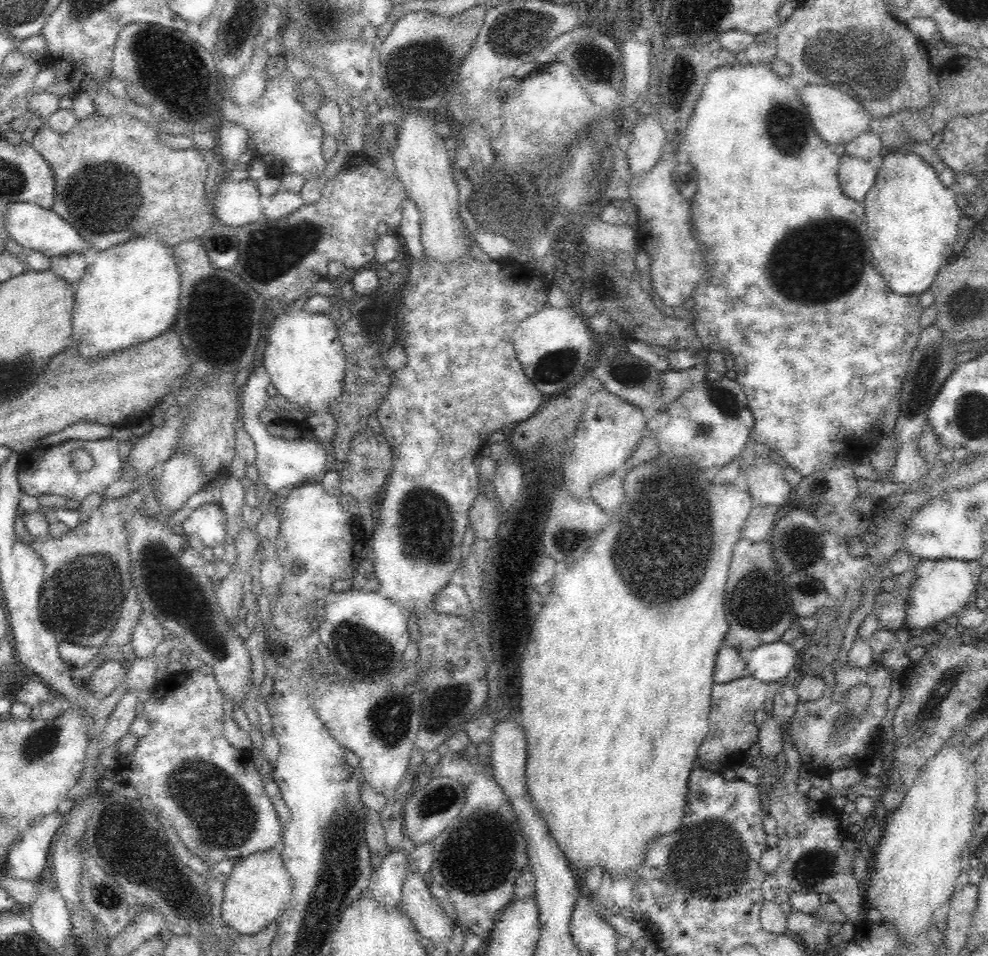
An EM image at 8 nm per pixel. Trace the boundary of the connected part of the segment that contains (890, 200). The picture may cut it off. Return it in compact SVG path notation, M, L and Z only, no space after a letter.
M890 154L877 170L876 183L864 197L866 225L872 248L872 264L887 281L890 291L898 295L921 294L930 289L936 275L953 254L958 240L958 221L962 214L950 186L942 184L935 169L919 155Z

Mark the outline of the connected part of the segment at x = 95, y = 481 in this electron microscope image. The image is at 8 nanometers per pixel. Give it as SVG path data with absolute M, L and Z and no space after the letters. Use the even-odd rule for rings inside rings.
M113 438L103 440L84 441L70 440L58 446L48 448L32 448L30 454L21 454L18 466L18 481L24 494L39 497L47 494L58 494L65 498L71 498L82 502L86 496L92 493L104 494L108 486L120 478L125 478L122 461L118 455L118 442ZM74 450L86 450L94 460L94 465L89 471L80 473L72 463L72 452Z

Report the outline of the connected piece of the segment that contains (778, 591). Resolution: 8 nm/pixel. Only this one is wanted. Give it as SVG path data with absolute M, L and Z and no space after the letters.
M740 538L733 544L724 595L725 615L729 625L725 642L736 648L742 658L748 660L759 645L779 642L784 632L790 628L792 606L790 606L790 588L786 580L789 580L789 575L783 574L774 564L769 540L754 542Z

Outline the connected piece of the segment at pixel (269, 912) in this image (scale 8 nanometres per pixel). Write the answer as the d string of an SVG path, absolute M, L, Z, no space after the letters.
M276 847L234 861L230 876L223 886L223 900L220 902L222 919L242 935L260 932L267 924L280 919L290 908L293 880L284 866L281 851L276 850Z

